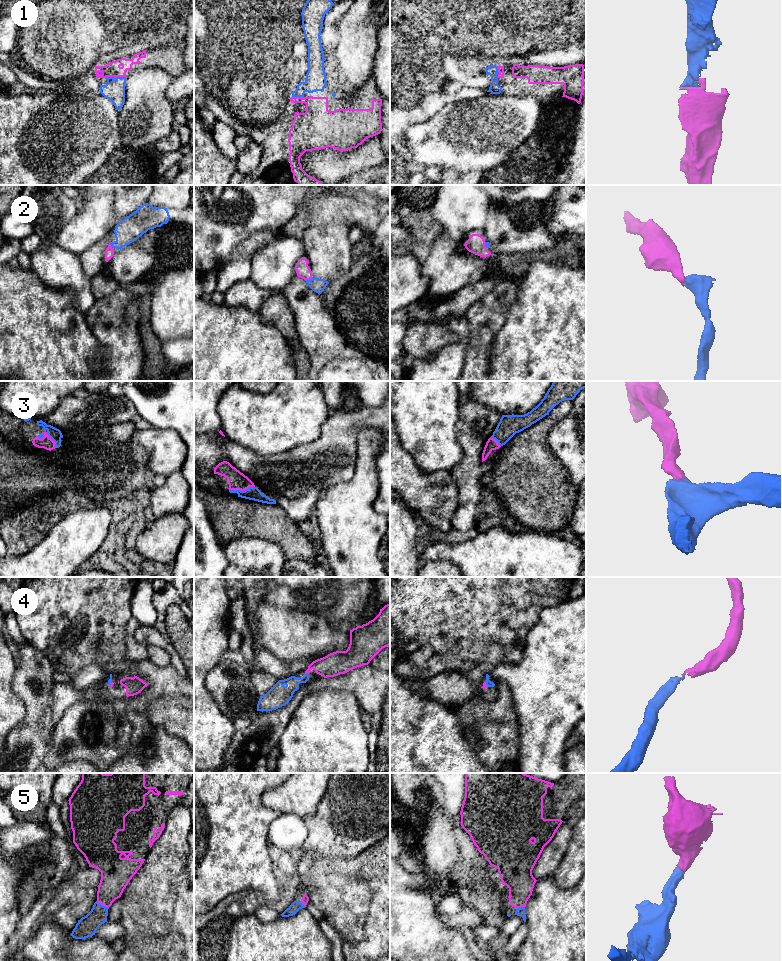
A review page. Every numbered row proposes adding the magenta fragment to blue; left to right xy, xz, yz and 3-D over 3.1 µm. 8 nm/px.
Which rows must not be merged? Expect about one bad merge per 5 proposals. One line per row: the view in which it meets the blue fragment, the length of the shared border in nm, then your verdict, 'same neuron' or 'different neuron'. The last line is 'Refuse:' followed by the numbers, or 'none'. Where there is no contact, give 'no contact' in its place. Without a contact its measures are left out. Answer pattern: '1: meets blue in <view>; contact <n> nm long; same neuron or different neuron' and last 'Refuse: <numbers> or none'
1: meets blue in xy; contact 180 nm long; same neuron
2: meets blue in xy; contact 60 nm long; same neuron
3: meets blue in xy; contact 180 nm long; same neuron
4: meets blue in xz; contact 30 nm long; same neuron
5: meets blue in xy; contact 120 nm long; same neuron
Refuse: none

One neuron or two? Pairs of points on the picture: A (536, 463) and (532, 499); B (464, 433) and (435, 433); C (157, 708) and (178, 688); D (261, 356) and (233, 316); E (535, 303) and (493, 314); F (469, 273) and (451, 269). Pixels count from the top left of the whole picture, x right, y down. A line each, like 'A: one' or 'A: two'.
A: one
B: two
C: two
D: one
E: two
F: one

